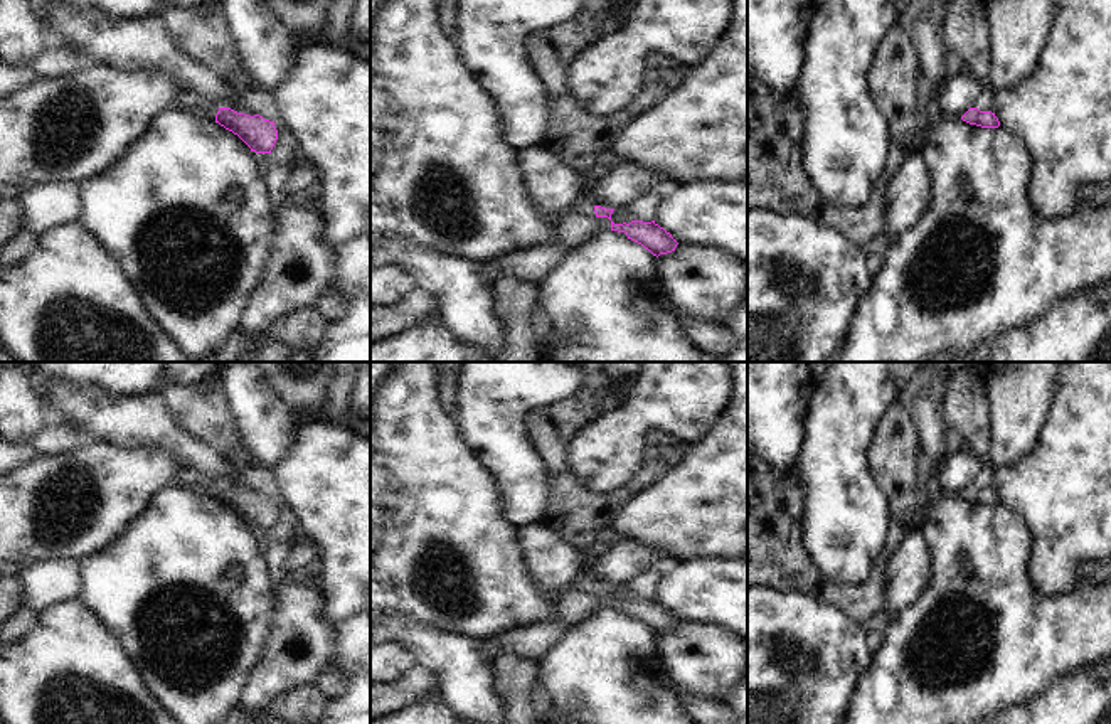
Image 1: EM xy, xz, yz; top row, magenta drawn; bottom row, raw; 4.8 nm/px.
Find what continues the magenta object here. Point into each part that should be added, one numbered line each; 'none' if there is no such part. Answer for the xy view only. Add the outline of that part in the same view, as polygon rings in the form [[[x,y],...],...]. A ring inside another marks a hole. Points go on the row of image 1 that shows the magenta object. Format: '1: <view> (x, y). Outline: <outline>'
1: xy (201, 108). Outline: [[[187,99],[183,101],[187,111],[194,113],[199,118],[209,120],[209,121],[215,121],[215,114],[219,111],[219,106],[214,103],[209,103],[205,99]]]

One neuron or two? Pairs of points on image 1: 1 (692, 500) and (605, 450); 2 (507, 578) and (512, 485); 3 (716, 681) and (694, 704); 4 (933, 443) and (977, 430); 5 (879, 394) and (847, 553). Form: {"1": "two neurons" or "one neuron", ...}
{"1": "two neurons", "2": "two neurons", "3": "two neurons", "4": "two neurons", "5": "one neuron"}

